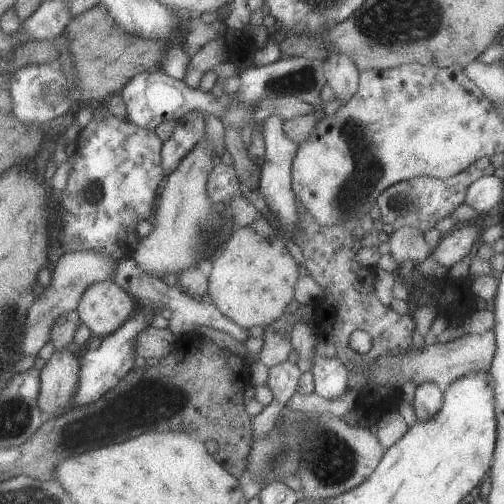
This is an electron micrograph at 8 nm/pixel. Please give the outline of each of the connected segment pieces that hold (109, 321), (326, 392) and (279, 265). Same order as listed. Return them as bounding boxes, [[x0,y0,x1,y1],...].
[[75,279,139,337],[310,348,349,399],[206,225,297,327]]

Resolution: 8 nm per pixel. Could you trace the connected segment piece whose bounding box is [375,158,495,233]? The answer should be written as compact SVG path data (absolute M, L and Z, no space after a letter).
M480 158L472 162L465 170L446 179L434 179L431 177L416 176L385 188L376 198L379 208L380 220L391 224L394 230L403 227L413 227L419 232L425 232L435 226L437 220L449 217L449 214L460 204L464 203L467 187L478 178L485 175L493 175L494 168L489 158Z

